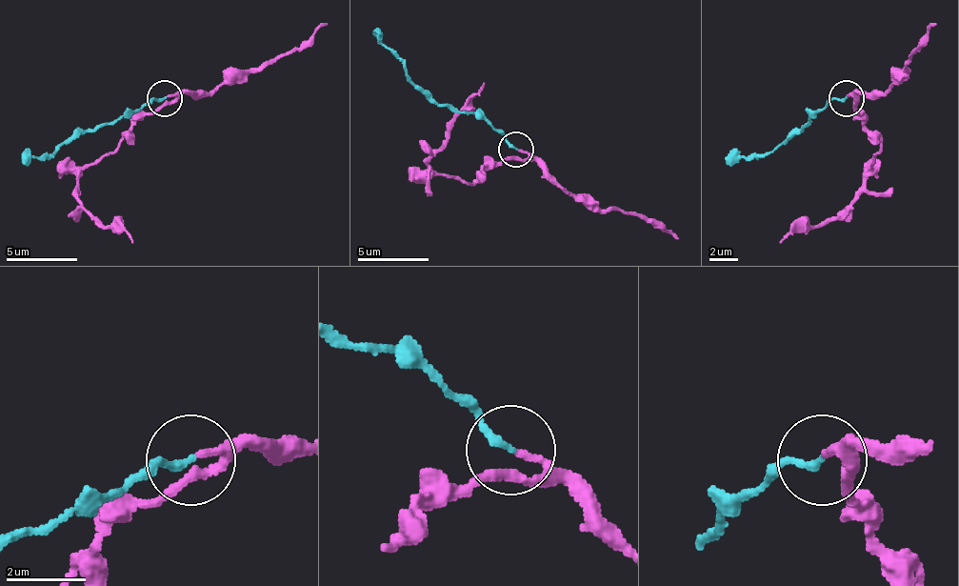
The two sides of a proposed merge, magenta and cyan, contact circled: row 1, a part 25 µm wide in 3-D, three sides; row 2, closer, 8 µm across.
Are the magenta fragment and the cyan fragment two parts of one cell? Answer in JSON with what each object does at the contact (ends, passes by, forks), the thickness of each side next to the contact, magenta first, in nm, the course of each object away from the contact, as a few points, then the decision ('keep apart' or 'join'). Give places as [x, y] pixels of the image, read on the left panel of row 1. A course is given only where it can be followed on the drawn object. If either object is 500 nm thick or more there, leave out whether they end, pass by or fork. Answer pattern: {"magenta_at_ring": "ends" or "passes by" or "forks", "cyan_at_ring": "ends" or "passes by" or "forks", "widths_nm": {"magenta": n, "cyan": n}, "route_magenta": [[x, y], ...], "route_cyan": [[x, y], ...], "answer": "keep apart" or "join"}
{"magenta_at_ring": "ends", "cyan_at_ring": "ends", "widths_nm": {"magenta": 170, "cyan": 190}, "route_magenta": [[167, 97], [167, 101], [138, 118], [121, 140], [81, 172], [78, 201], [99, 222], [121, 226], [131, 244]], "route_cyan": [[164, 97], [149, 97], [131, 115], [85, 130], [56, 151], [24, 165]], "answer": "join"}

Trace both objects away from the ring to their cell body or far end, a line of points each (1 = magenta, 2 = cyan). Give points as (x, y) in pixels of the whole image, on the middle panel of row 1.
1: (518, 150), (518, 157), (489, 161), (472, 182), (429, 164), (447, 143), (450, 121), (472, 100), (483, 82)
2: (515, 150), (483, 118), (436, 104), (408, 74), (375, 29)

